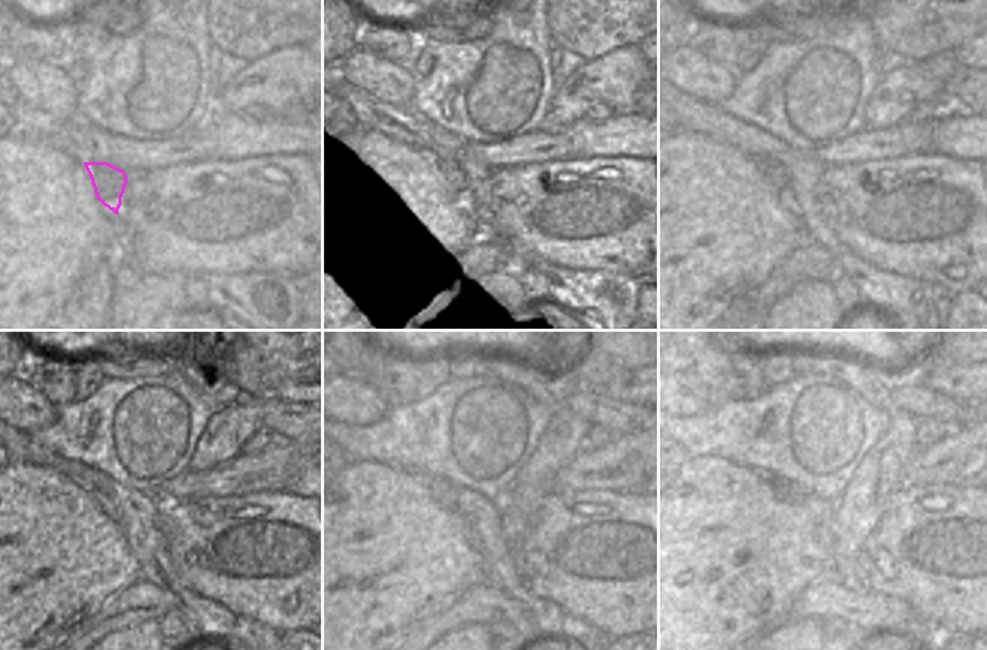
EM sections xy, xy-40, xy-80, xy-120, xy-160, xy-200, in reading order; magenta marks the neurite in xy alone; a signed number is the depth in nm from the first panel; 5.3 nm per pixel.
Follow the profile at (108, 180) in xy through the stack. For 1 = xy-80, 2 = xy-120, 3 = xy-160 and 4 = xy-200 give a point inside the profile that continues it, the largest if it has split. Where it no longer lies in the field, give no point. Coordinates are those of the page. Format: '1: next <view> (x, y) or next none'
1: next xy-80 (774, 170)
2: next xy-120 (108, 505)
3: next xy-160 (443, 491)
4: next xy-200 (785, 488)

